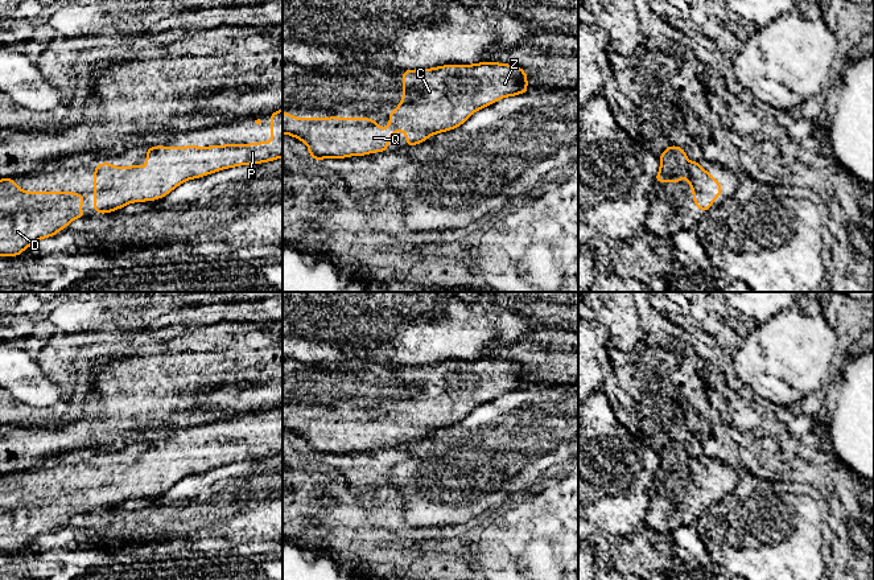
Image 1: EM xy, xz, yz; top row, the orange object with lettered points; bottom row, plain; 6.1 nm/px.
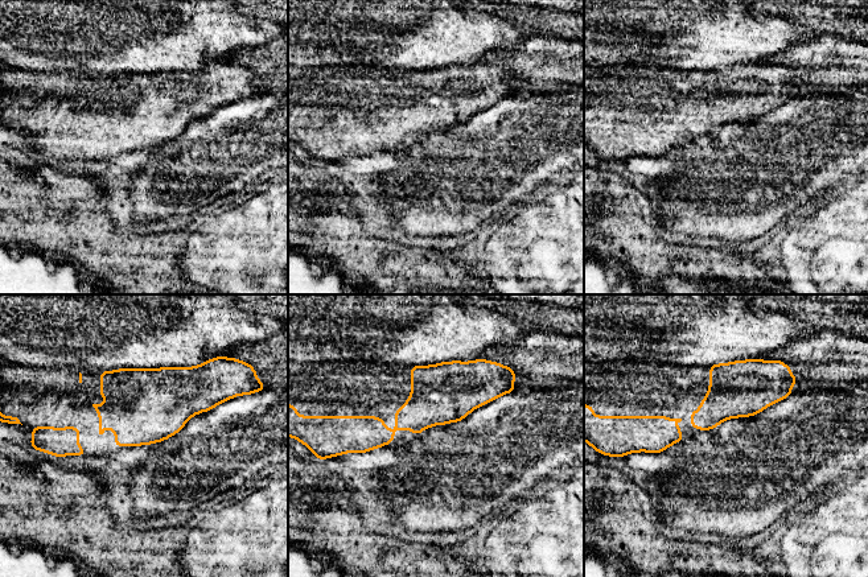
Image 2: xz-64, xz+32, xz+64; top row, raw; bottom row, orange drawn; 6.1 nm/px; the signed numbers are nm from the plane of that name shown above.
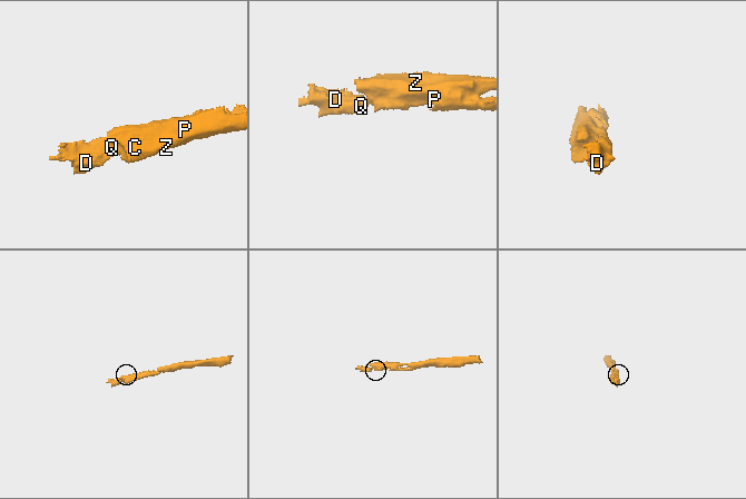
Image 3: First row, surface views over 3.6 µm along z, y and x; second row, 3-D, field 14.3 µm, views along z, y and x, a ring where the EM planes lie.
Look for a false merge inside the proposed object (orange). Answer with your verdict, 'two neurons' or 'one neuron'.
one neuron

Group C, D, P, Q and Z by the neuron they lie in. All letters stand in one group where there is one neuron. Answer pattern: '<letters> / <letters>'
C D P Q Z

